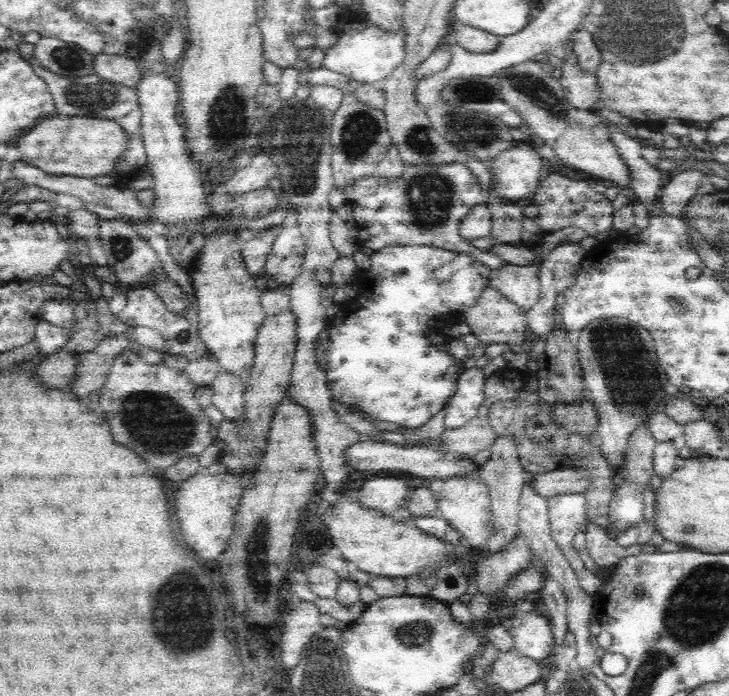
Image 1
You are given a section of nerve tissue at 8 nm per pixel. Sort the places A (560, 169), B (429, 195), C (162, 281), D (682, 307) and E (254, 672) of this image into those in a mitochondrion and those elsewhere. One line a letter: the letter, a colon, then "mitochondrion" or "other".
A: other
B: mitochondrion
C: other
D: mitochondrion
E: other

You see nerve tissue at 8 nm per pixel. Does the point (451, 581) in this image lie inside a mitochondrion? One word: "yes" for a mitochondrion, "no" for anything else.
no

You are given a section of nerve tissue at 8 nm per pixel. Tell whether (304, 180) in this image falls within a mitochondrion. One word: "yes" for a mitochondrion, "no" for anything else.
yes

